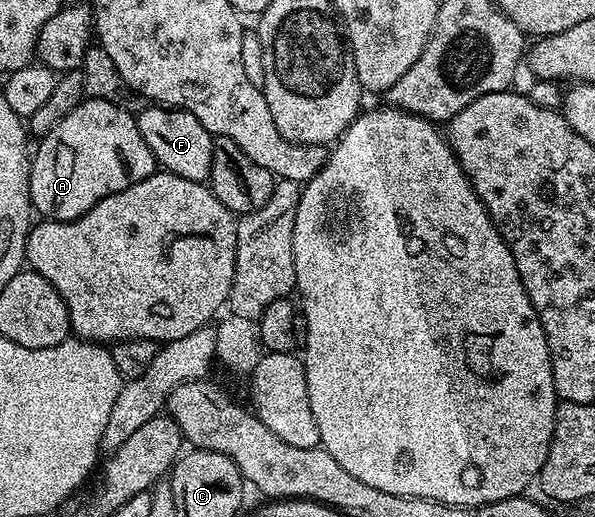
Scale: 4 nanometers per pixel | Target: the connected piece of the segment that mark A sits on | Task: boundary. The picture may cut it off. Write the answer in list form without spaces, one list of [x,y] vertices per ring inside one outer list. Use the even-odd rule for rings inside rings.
[[[94,97],[81,101],[36,144],[29,166],[29,197],[34,210],[50,221],[79,219],[107,195],[147,179],[158,168],[151,147],[139,135],[136,116]]]

